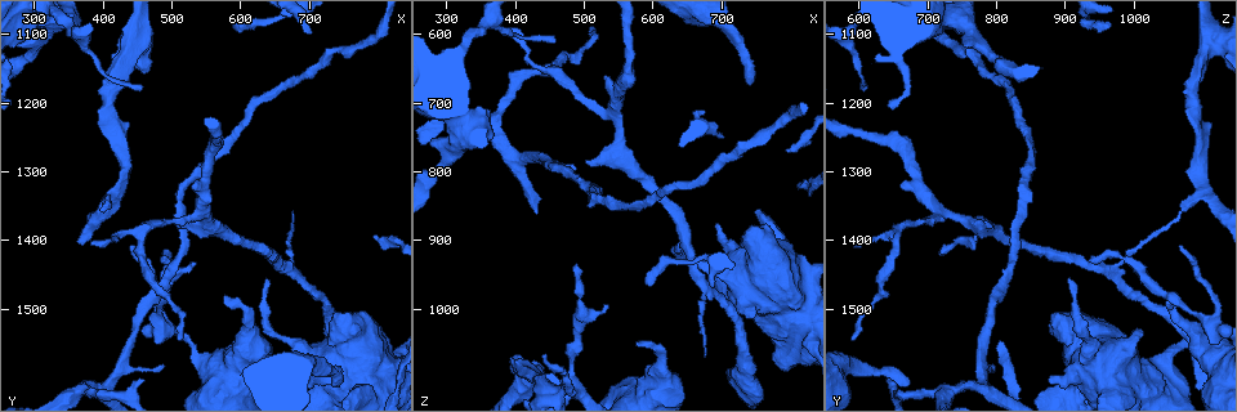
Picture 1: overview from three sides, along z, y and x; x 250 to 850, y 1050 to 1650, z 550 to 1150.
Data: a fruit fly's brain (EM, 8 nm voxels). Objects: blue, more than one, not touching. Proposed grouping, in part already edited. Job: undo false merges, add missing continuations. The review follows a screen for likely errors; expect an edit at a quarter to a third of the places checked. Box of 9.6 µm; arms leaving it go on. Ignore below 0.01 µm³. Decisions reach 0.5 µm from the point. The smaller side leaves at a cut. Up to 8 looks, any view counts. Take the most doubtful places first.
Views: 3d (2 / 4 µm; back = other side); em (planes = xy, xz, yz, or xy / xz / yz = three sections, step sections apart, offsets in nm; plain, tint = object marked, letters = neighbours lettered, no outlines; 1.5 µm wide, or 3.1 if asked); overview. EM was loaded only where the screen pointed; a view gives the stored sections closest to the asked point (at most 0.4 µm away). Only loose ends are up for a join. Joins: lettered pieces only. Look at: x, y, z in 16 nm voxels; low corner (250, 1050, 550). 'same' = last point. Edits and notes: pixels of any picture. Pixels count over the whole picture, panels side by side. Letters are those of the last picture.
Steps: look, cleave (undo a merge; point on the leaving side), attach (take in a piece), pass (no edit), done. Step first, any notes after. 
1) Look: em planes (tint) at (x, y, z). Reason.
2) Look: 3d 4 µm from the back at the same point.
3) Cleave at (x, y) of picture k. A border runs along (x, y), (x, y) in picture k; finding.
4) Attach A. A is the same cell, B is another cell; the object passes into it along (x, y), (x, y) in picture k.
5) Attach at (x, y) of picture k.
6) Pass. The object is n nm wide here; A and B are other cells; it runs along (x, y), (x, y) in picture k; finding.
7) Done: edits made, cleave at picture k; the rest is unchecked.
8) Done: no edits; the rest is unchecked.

Look: em planes (letters) at (580, 1480, 1050). An open end.

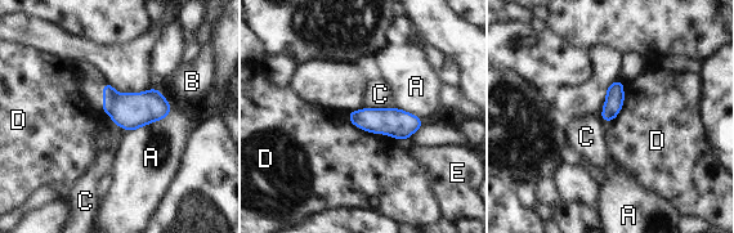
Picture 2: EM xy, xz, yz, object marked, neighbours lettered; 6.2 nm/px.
Pass. The object is 120 nm wide here; A, B, C, D and E are other cells; a border runs along (348, 113), (361, 129), (407, 140) in picture 2; no lettered piece goes on from it.

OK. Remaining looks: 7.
Look: em planes (plain) at (460, 1600, 640). An open end.

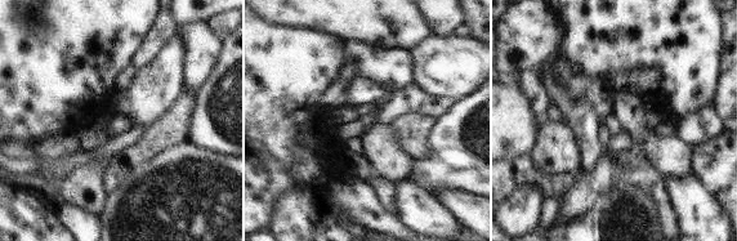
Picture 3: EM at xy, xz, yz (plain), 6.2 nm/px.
Look: em planes (letters) at the same point. See the neighbours.

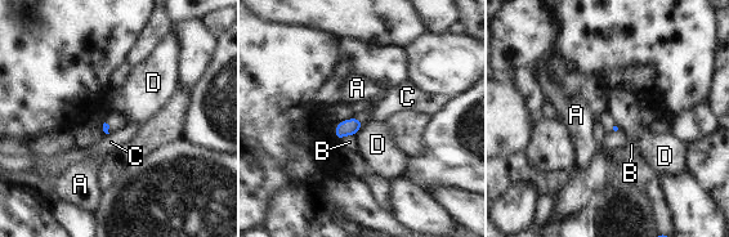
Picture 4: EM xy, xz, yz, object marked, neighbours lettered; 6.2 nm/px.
Pass. A, B, C and D are other cells; a border runs along (363, 124), (354, 134) in picture 4; no lettered piece goes on from it.

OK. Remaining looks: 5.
Look: em planes (plain) at (700, 1100, 750). End of a long branch.

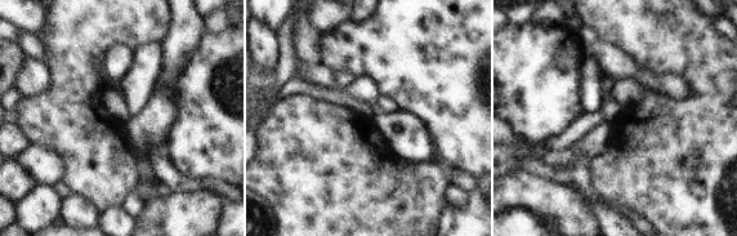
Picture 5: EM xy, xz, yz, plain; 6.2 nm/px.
Look: em planes (letters) at the same point.

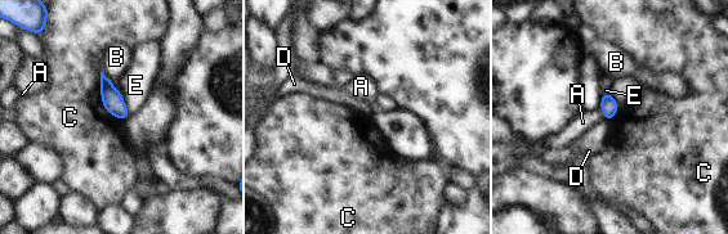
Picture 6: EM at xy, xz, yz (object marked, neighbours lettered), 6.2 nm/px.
Pass. A, B, C, D and E are other cells; a border runs along (101, 71), (101, 102), (117, 118) in picture 6; no lettered piece goes on from it.

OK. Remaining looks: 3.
Done: no edits; the rest is unchecked.

